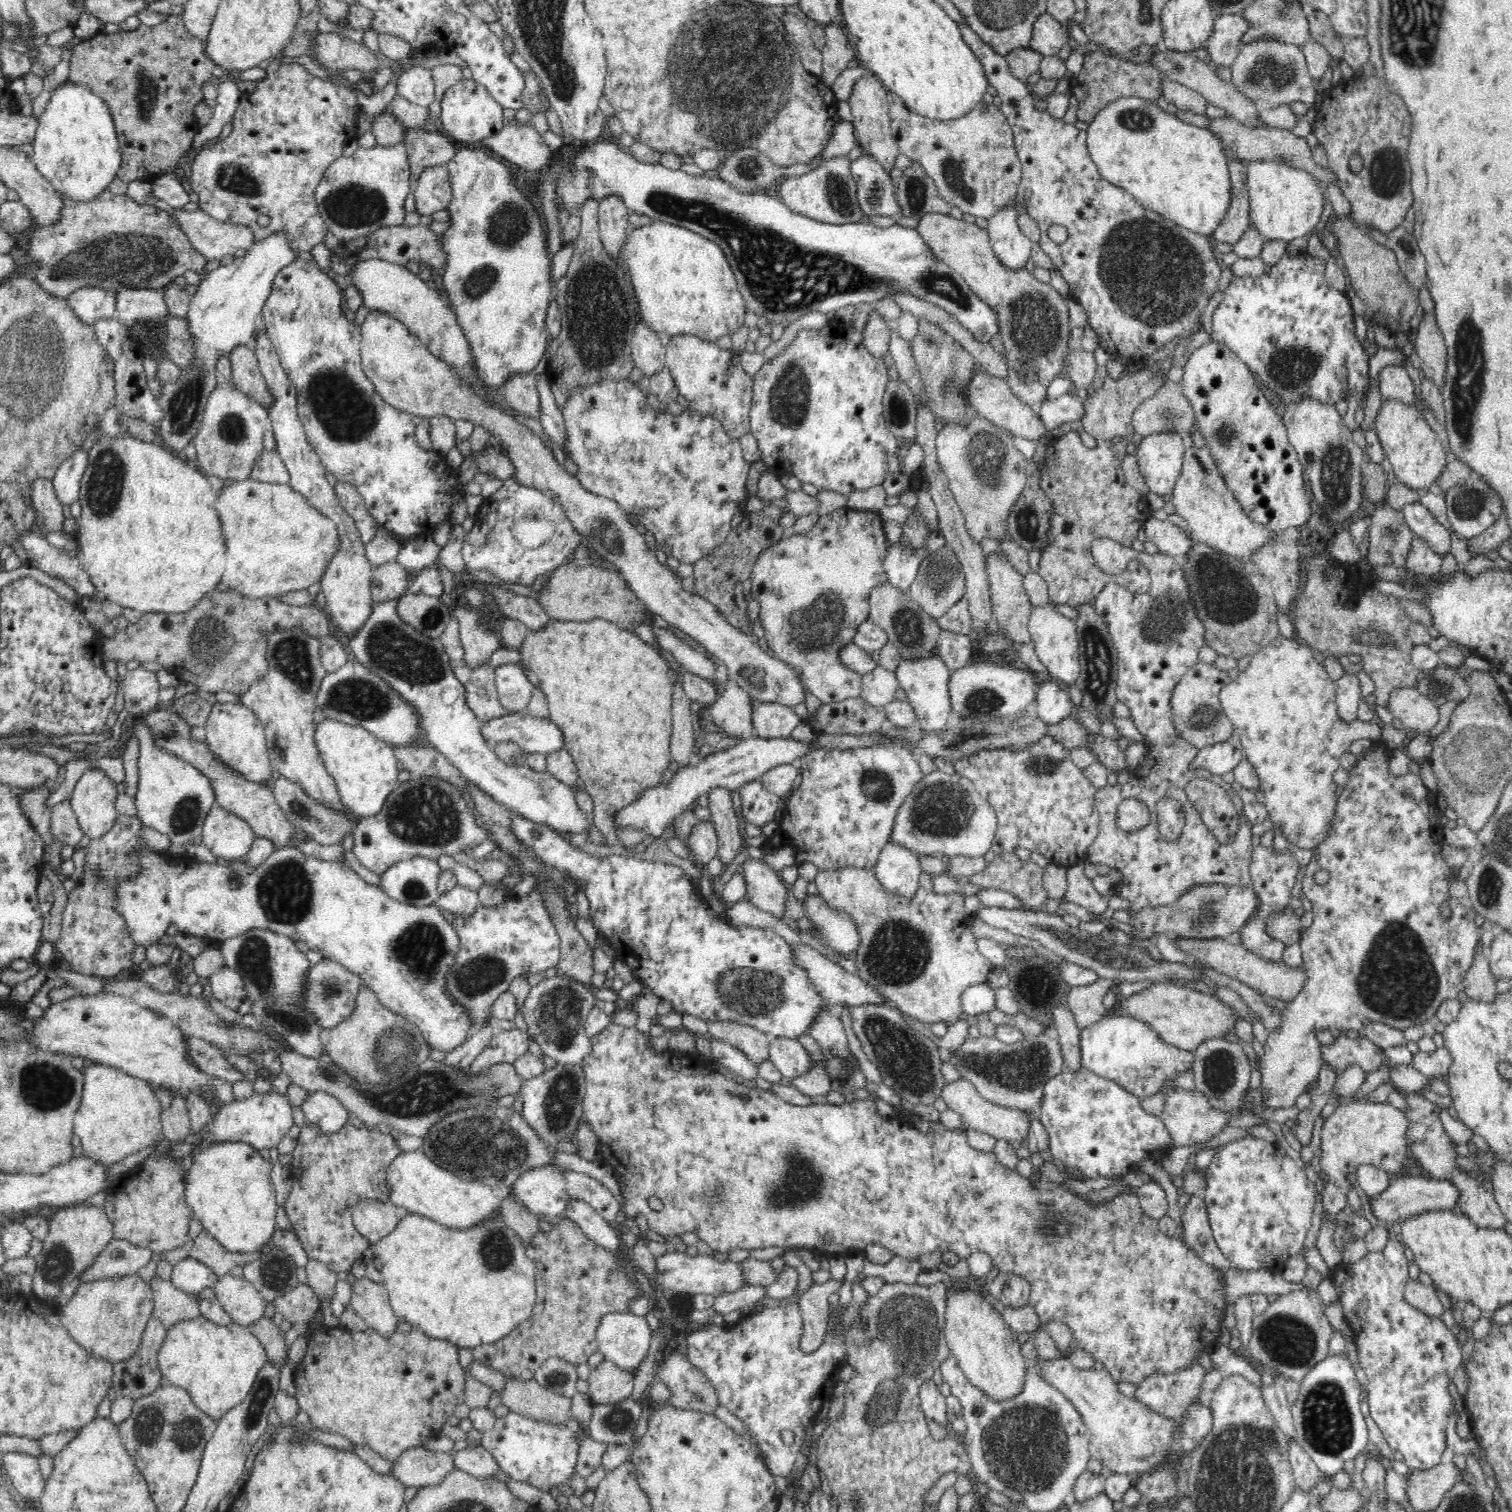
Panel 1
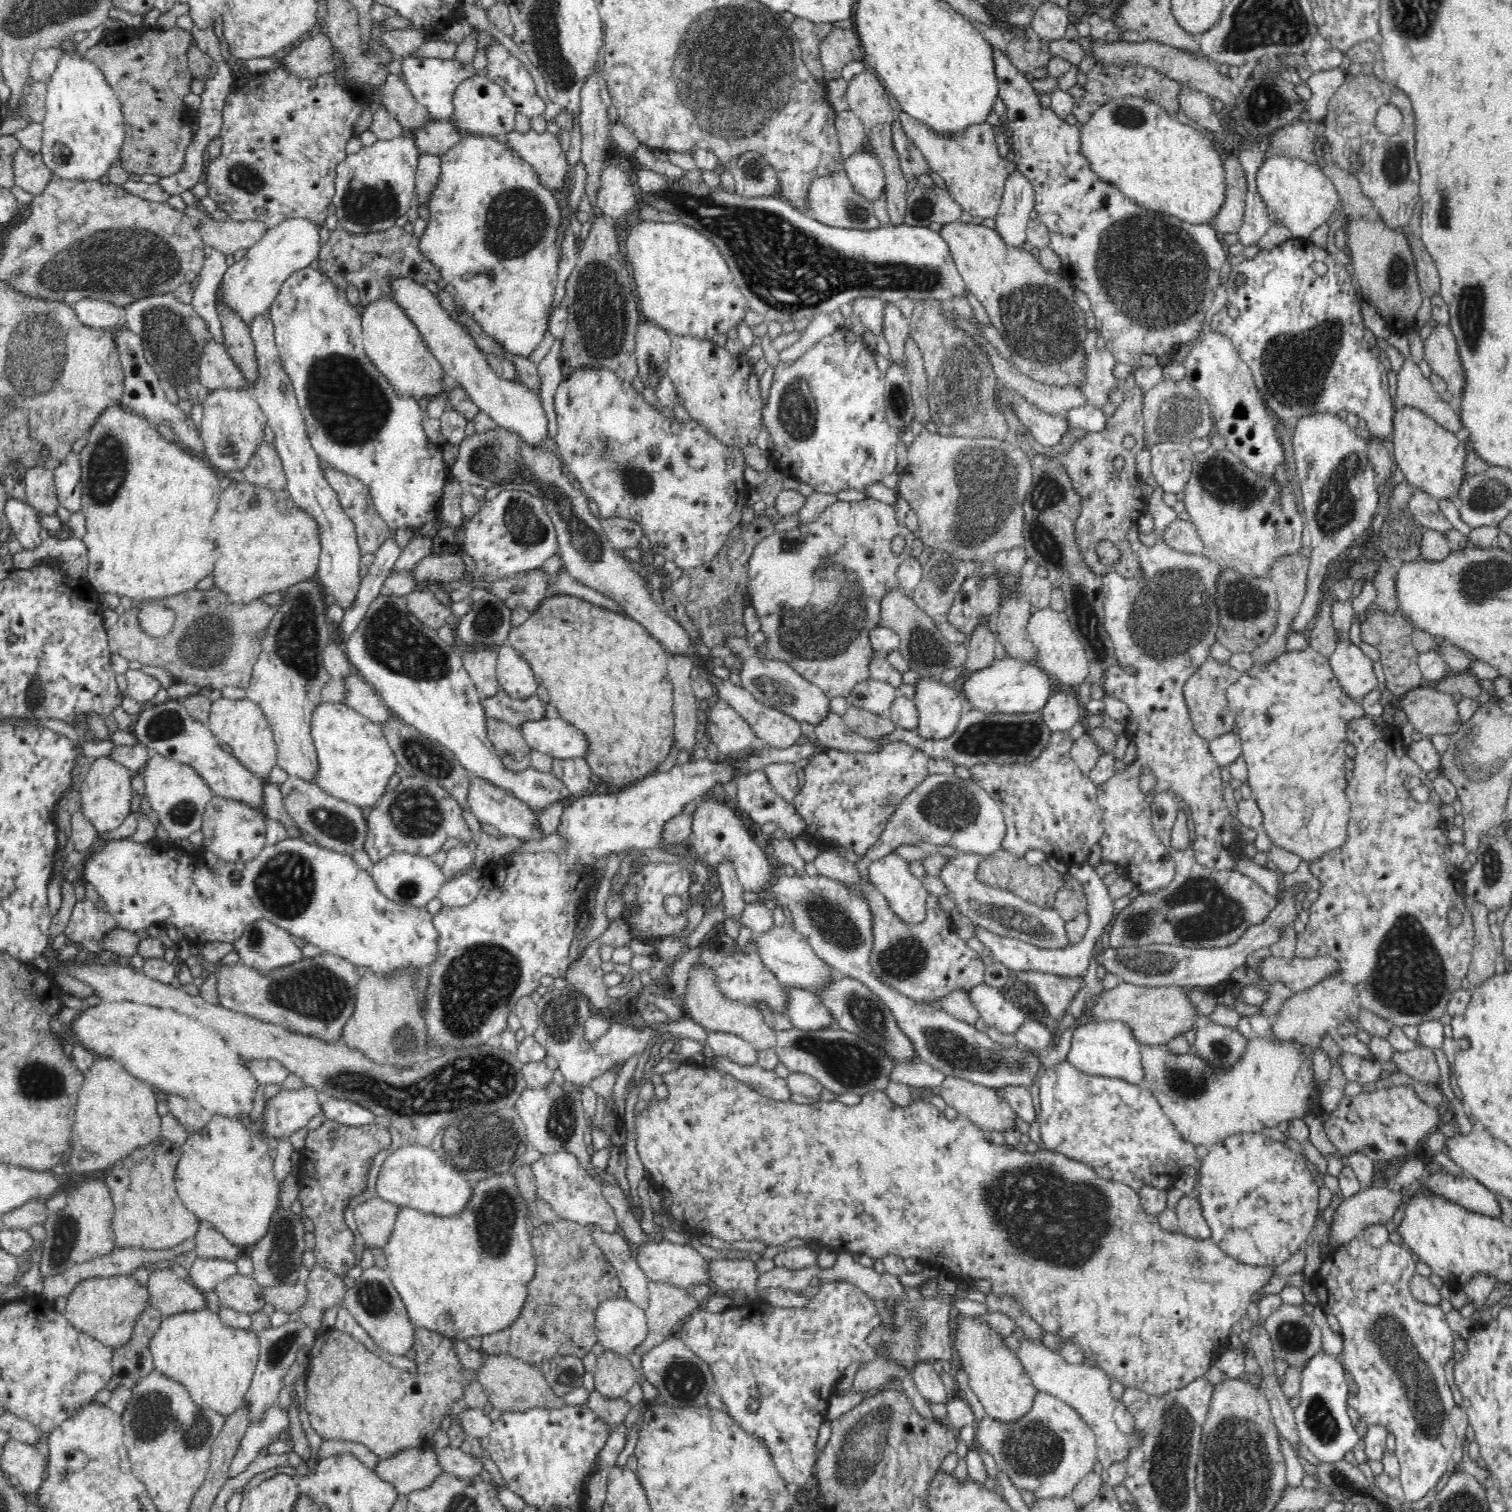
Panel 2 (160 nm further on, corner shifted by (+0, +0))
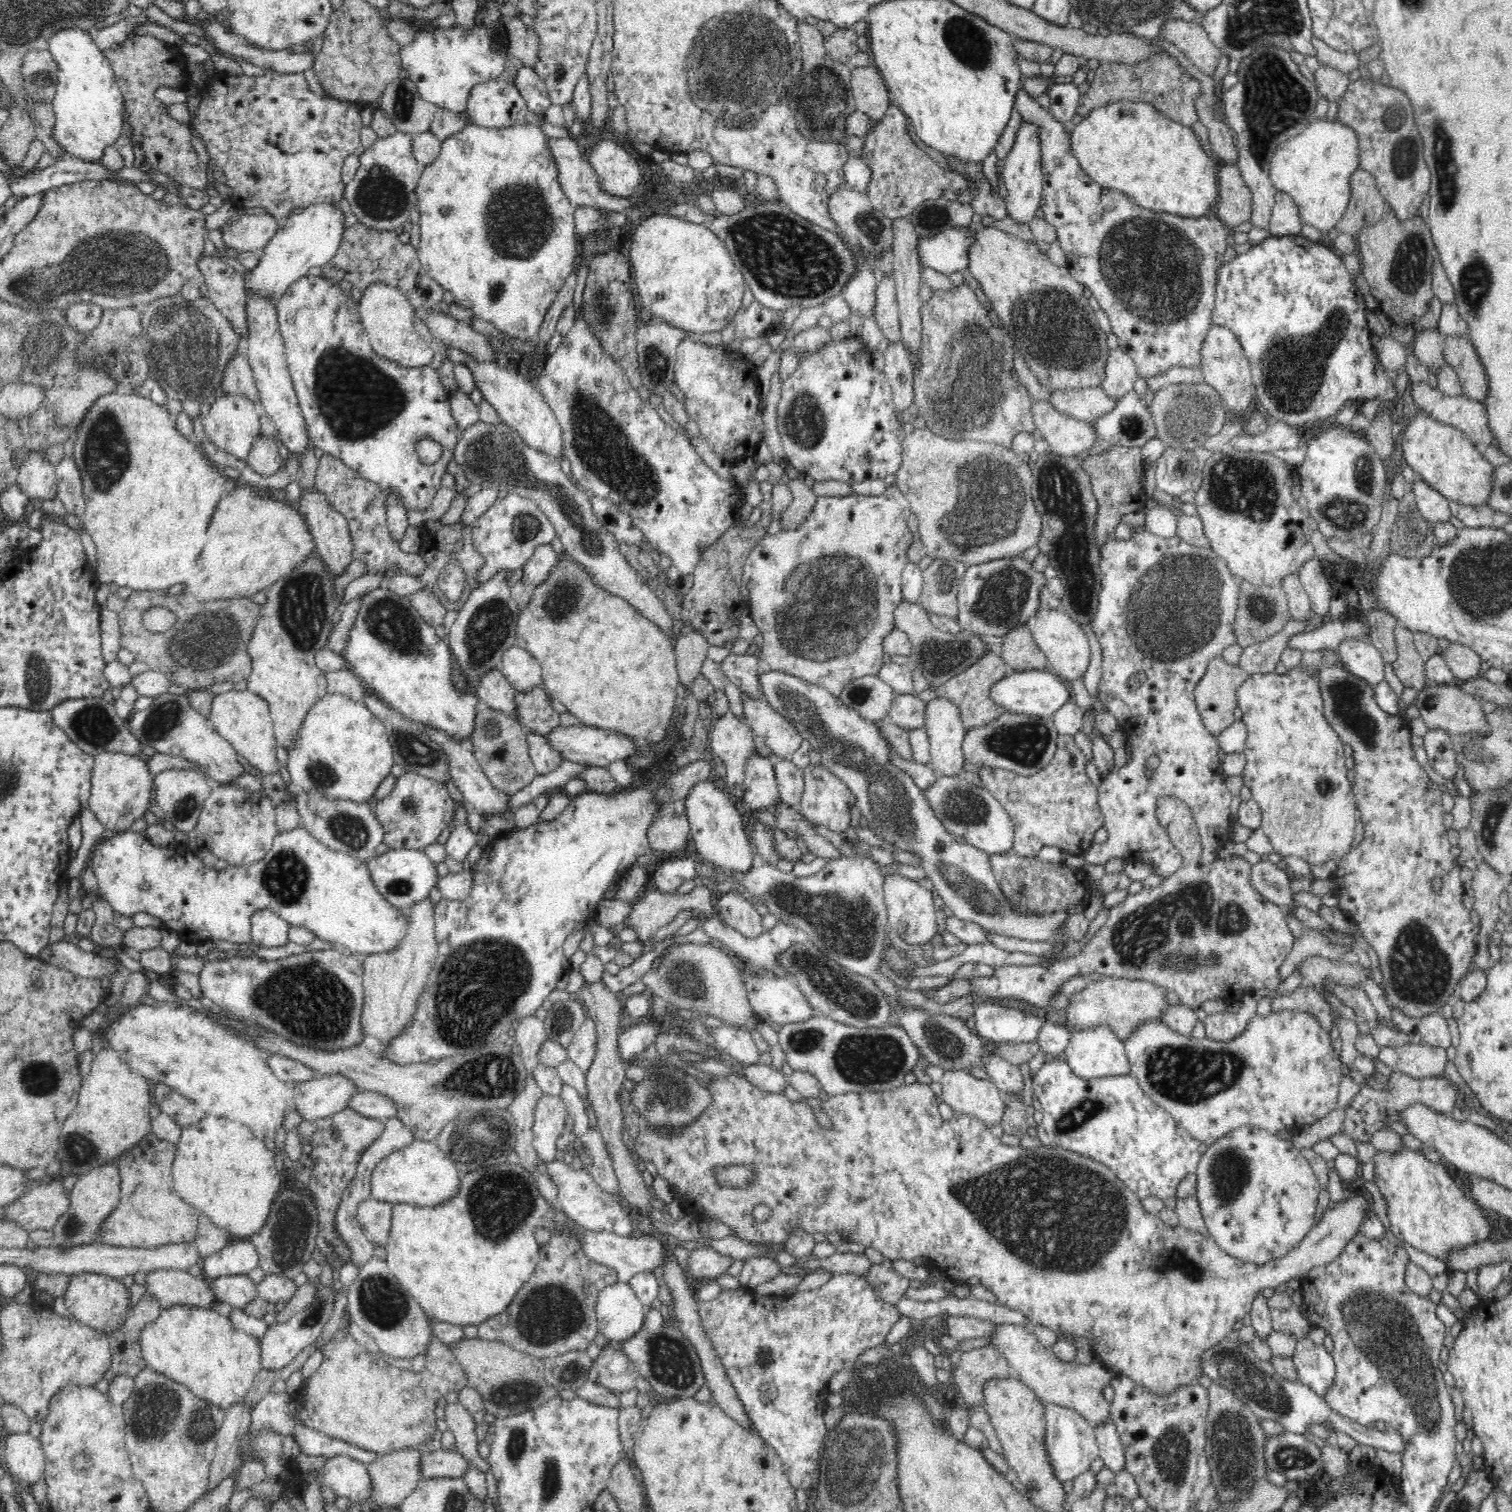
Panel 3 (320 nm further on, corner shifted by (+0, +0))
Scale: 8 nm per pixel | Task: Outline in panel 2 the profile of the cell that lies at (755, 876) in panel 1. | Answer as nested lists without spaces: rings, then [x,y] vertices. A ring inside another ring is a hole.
[[[706,796],[695,803],[691,813],[692,832],[686,845],[692,845],[696,854],[700,854],[700,859],[709,868],[716,868],[720,862],[729,860],[735,868],[739,883],[746,892],[769,891],[769,886],[773,883],[773,878],[779,869],[770,865],[766,853],[752,839],[744,823],[734,813],[734,809],[724,805],[719,799]]]

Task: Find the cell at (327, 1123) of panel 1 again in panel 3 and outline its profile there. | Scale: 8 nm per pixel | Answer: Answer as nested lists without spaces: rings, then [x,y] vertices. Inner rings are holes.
[[[362,1091],[354,1094],[346,1106],[362,1116],[381,1121],[395,1118],[398,1110],[394,1101],[388,1095],[372,1091]]]

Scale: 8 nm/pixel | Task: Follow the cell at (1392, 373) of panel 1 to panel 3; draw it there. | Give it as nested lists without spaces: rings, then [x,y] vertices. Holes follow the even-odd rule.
[[[1426,381],[1417,382],[1410,386],[1410,397],[1413,402],[1420,408],[1421,412],[1429,414],[1433,419],[1446,424],[1457,427],[1462,430],[1465,436],[1472,440],[1473,443],[1494,444],[1494,434],[1488,428],[1488,415],[1486,415],[1486,407],[1478,400],[1474,400],[1464,396],[1448,396],[1440,389],[1432,387]]]

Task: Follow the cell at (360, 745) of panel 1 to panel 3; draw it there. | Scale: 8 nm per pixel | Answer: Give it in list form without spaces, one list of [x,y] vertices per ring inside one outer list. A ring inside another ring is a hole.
[[[327,693],[306,714],[294,744],[287,752],[287,763],[293,788],[304,791],[316,790],[332,798],[366,803],[372,798],[376,788],[390,774],[395,760],[386,724],[374,715],[362,700],[354,701],[342,694]]]

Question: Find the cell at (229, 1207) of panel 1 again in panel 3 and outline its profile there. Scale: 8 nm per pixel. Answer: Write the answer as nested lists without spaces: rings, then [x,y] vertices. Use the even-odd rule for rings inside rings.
[[[208,1115],[198,1124],[182,1129],[180,1141],[176,1145],[177,1150],[171,1168],[175,1193],[200,1214],[206,1215],[216,1226],[226,1229],[233,1239],[248,1240],[262,1230],[273,1200],[280,1192],[280,1172],[276,1169],[274,1155],[263,1141],[241,1123]]]

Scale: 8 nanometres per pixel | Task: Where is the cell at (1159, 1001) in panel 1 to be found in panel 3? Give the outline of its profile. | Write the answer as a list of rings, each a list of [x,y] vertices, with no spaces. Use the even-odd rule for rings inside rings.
[[[1105,977],[1096,981],[1088,979],[1086,986],[1071,996],[1069,1003],[1061,1002],[1059,1005],[1064,1006],[1068,1022],[1074,1029],[1090,1028],[1091,1026],[1104,1026],[1107,1024],[1117,1034],[1120,1039],[1125,1039],[1140,1023],[1148,1019],[1162,1019],[1165,1008],[1169,1005],[1166,1000],[1165,990],[1161,986],[1156,986],[1152,982],[1130,980],[1116,977]]]

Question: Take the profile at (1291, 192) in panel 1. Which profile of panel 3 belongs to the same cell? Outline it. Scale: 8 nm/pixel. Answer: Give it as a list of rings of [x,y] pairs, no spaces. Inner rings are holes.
[[[1326,117],[1313,119],[1303,131],[1292,138],[1288,138],[1284,144],[1278,146],[1272,155],[1271,166],[1269,169],[1270,181],[1277,191],[1282,191],[1292,199],[1298,206],[1303,225],[1310,225],[1317,228],[1322,233],[1327,233],[1342,219],[1345,208],[1352,198],[1351,177],[1359,170],[1360,155],[1358,148],[1358,137],[1356,131],[1336,121],[1328,120]]]

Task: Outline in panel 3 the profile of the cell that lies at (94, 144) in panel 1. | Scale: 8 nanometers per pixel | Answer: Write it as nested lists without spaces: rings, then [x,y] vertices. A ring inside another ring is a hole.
[[[76,27],[54,31],[49,37],[49,51],[57,64],[58,86],[54,98],[50,102],[54,112],[53,138],[63,146],[66,155],[74,155],[81,162],[96,164],[103,159],[106,147],[112,146],[120,136],[123,124],[123,94],[116,82],[110,61],[104,57],[103,51],[94,43],[88,30]]]

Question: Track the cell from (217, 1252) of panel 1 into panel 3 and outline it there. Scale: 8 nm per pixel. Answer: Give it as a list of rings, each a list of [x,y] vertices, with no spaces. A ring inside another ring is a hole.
[[[200,1214],[193,1244],[204,1260],[225,1248],[230,1242],[229,1235],[226,1229],[216,1226],[206,1215]]]

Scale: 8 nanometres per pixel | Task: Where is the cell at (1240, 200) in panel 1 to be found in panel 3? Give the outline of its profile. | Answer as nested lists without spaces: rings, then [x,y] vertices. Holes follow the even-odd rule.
[[[1227,164],[1217,174],[1219,195],[1213,214],[1226,228],[1231,229],[1250,220],[1252,193],[1236,165]]]

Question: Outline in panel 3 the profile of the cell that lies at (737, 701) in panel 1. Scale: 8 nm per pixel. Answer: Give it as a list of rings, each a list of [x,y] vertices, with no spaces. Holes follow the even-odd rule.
[[[728,712],[708,731],[710,750],[726,766],[727,793],[743,804],[746,761],[754,750],[756,736],[745,721]]]

